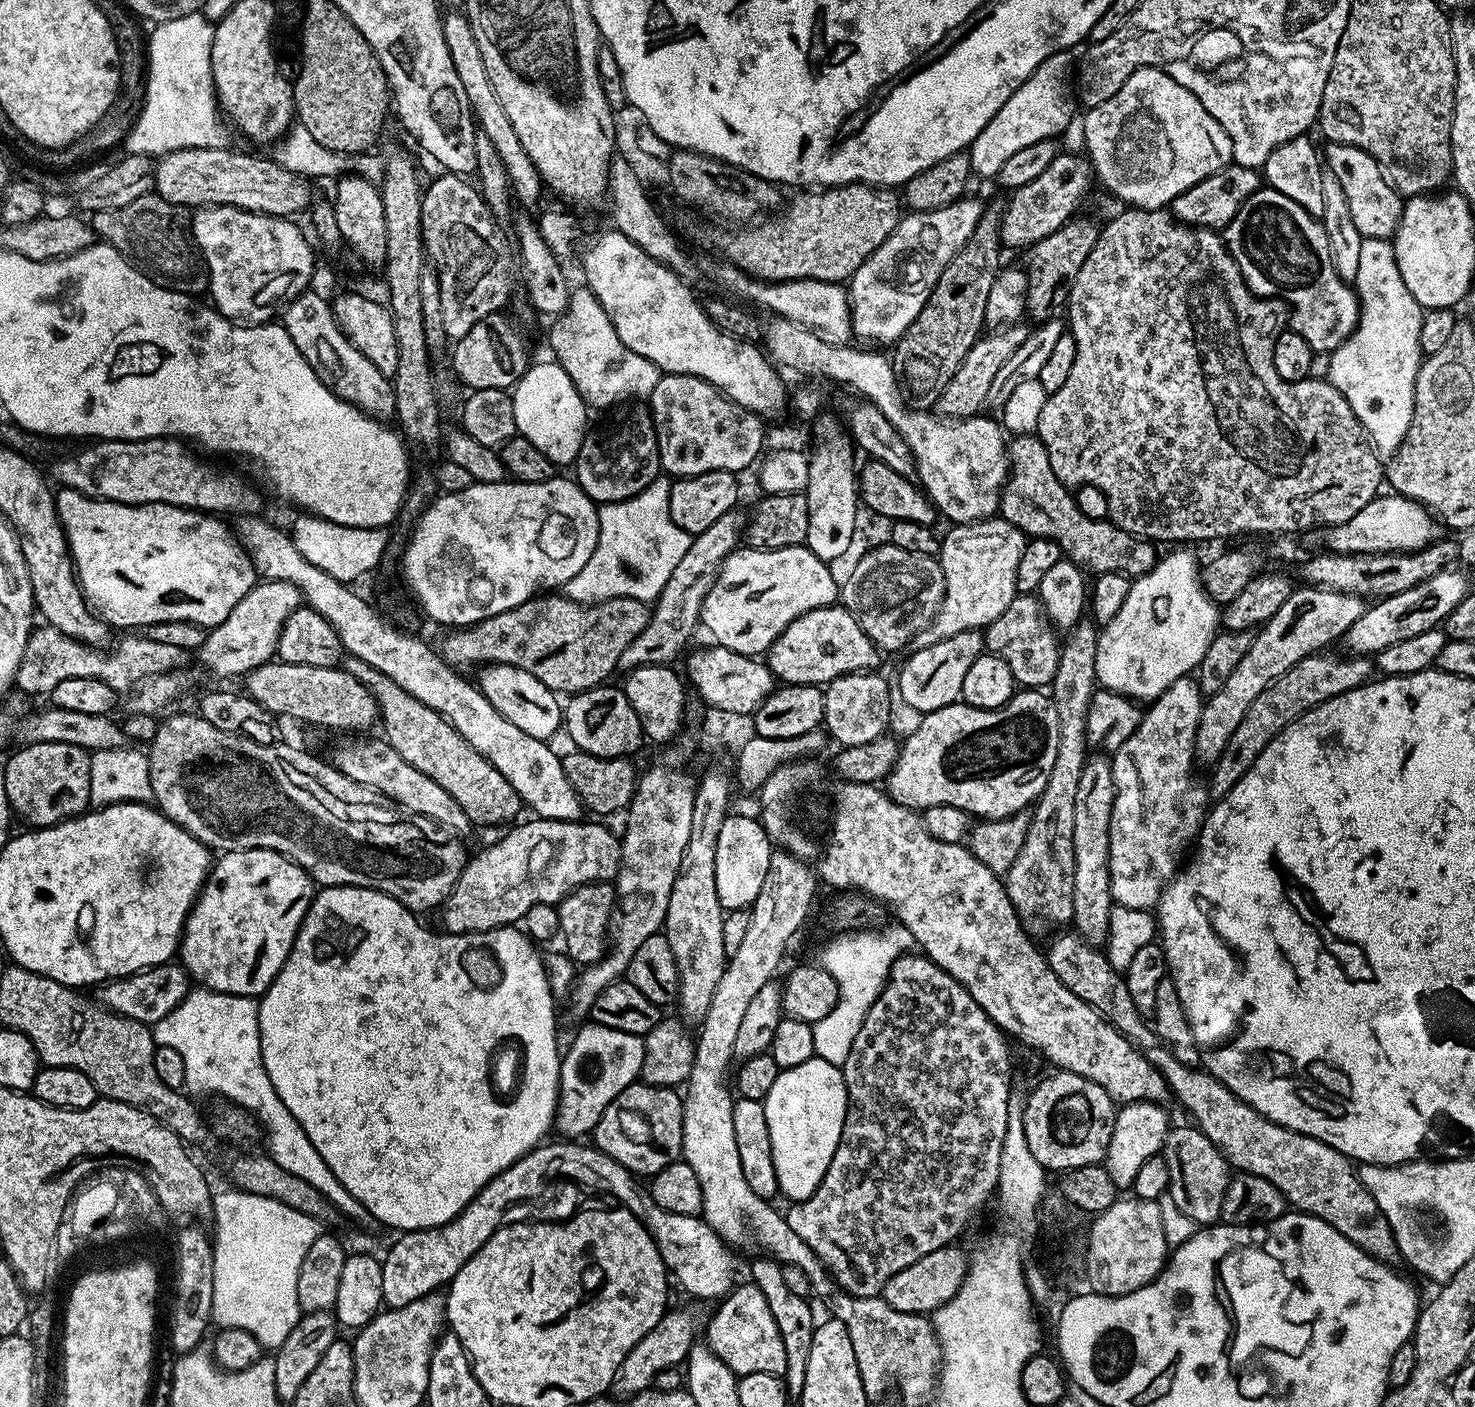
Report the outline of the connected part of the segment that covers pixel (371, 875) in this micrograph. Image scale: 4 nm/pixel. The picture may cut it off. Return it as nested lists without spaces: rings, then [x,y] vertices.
[[[184,712],[181,716],[172,716],[169,720],[161,719],[157,736],[150,743],[148,752],[148,765],[150,766],[150,782],[152,783],[152,794],[155,807],[159,808],[164,815],[169,816],[178,826],[182,826],[192,836],[197,836],[201,842],[208,845],[209,849],[220,848],[221,853],[237,852],[238,850],[250,850],[251,848],[265,848],[281,852],[286,858],[290,858],[298,866],[302,866],[312,877],[313,881],[320,886],[351,886],[354,888],[373,888],[384,892],[390,898],[402,902],[411,912],[423,914],[427,908],[439,909],[444,900],[454,890],[458,878],[462,874],[466,863],[464,848],[459,844],[455,835],[449,834],[433,820],[427,820],[424,816],[410,818],[409,813],[399,807],[393,800],[386,798],[381,792],[376,792],[365,784],[354,782],[346,778],[327,759],[319,760],[300,748],[291,748],[287,742],[279,744],[259,744],[245,736],[238,734],[226,734],[226,730],[217,730],[210,726],[199,714],[192,716]]]

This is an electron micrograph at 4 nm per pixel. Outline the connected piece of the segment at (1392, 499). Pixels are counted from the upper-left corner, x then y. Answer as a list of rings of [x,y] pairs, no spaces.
[[[1395,494],[1377,495],[1350,522],[1333,524],[1327,529],[1328,548],[1332,554],[1345,556],[1369,556],[1371,552],[1417,552],[1437,539],[1437,521],[1431,512],[1417,500],[1408,500]]]

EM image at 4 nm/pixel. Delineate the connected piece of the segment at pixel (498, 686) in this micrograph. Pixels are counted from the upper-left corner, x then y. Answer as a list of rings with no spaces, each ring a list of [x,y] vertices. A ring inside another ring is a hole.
[[[489,664],[479,669],[478,687],[482,695],[502,714],[502,718],[510,718],[518,730],[530,734],[539,740],[551,741],[552,735],[562,728],[562,700],[557,693],[548,689],[534,674],[526,674],[518,666],[509,664]]]

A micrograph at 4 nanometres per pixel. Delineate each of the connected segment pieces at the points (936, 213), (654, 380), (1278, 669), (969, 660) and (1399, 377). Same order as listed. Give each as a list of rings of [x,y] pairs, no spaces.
[[[968,199],[955,200],[950,206],[938,210],[909,211],[900,219],[890,238],[886,238],[886,242],[858,266],[846,288],[853,337],[861,336],[864,340],[877,340],[892,346],[910,322],[922,314],[922,306],[926,306],[926,298],[930,298],[938,278],[942,278],[942,270],[946,270],[950,258],[966,246],[974,234],[974,226],[978,226],[982,218],[985,201]]]
[[[587,285],[578,286],[571,289],[567,310],[553,319],[548,334],[555,361],[570,375],[585,405],[591,409],[606,408],[632,394],[638,398],[651,397],[662,375],[660,369],[622,342],[597,296]]]
[[[1319,586],[1303,587],[1292,591],[1290,598],[1282,602],[1278,614],[1274,614],[1274,618],[1270,618],[1253,635],[1250,650],[1246,650],[1242,662],[1234,666],[1234,674],[1226,678],[1222,690],[1203,701],[1194,738],[1195,759],[1199,763],[1200,760],[1205,766],[1216,763],[1222,750],[1226,750],[1226,742],[1230,742],[1238,722],[1242,722],[1242,714],[1250,710],[1250,702],[1254,702],[1254,698],[1258,698],[1258,694],[1262,694],[1268,684],[1302,662],[1302,658],[1327,649],[1324,647],[1335,640],[1337,643],[1348,633],[1348,628],[1354,626],[1358,618],[1362,618],[1366,607],[1365,597],[1351,596]]]
[[[974,628],[954,634],[954,638],[942,638],[942,642],[916,648],[913,656],[900,668],[900,692],[912,696],[912,704],[920,714],[957,703],[962,697],[962,682],[970,666],[974,666],[977,658],[985,652],[983,631]]]
[[[1364,237],[1354,291],[1360,301],[1360,317],[1355,330],[1331,353],[1327,381],[1350,402],[1350,410],[1367,432],[1377,456],[1386,462],[1410,430],[1414,382],[1422,363],[1418,330],[1422,330],[1425,309],[1398,274],[1391,239]]]

